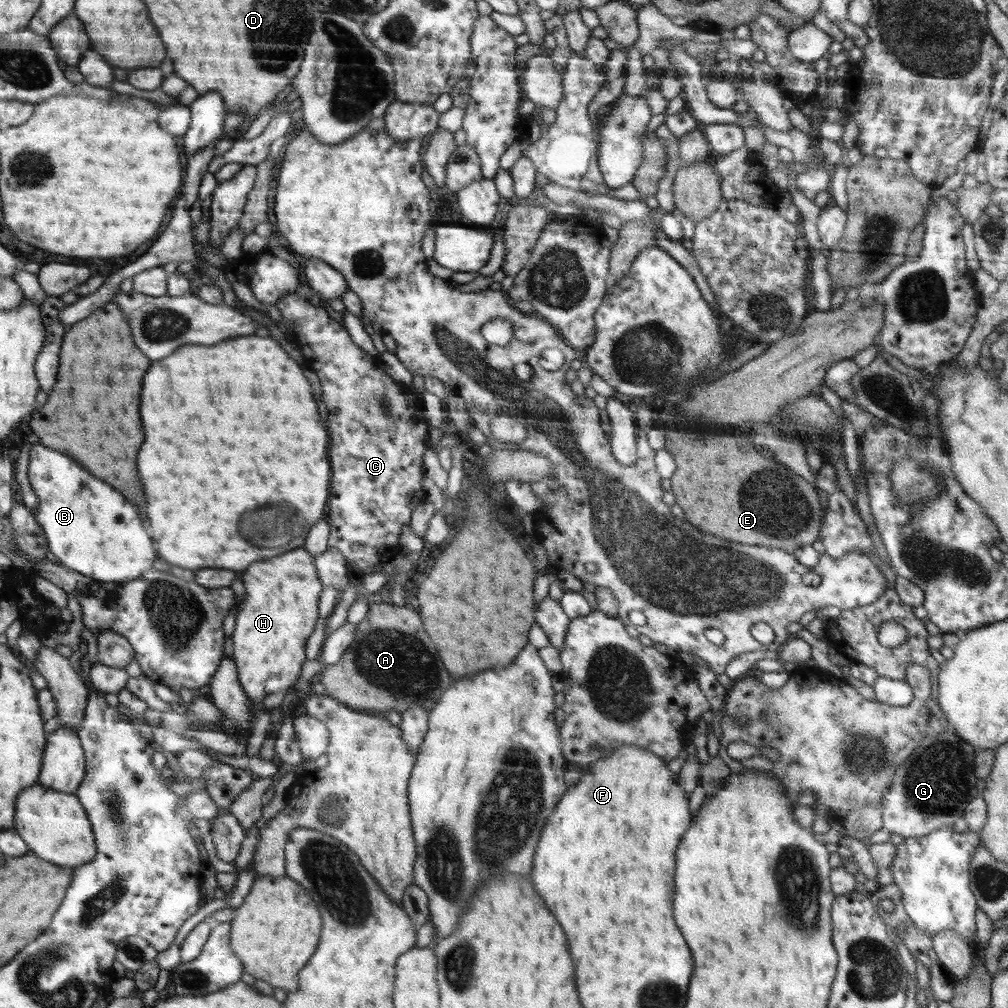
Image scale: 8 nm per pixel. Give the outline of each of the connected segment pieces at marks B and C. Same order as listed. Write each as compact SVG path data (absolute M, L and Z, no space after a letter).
M40 442L33 444L29 448L27 475L31 489L39 500L39 505L32 510L32 514L44 531L49 552L54 554L63 566L102 582L118 582L138 578L156 560L152 540L144 530L134 506L124 500L120 492L116 492L104 480L94 478L66 454L60 454L60 451L52 450Z
M289 292L283 300L279 300L277 302L277 307L282 313L284 320L287 322L286 328L290 325L289 328L295 335L295 342L298 346L302 346L304 352L308 354L308 358L310 358L310 368L318 375L324 404L326 404L326 408L328 408L328 420L330 420L330 428L328 428L328 430L330 430L330 434L334 434L334 450L330 450L330 454L334 454L334 498L330 498L330 514L328 514L326 518L330 526L327 543L328 549L338 549L338 552L344 556L344 560L346 560L348 567L355 565L356 568L360 569L360 574L365 574L366 568L370 568L370 566L374 566L374 564L379 564L380 560L390 560L390 558L396 559L399 555L404 554L402 548L388 548L388 544L398 544L398 540L400 540L400 536L402 536L402 530L410 523L410 514L412 514L412 510L414 510L420 502L424 502L424 498L426 498L426 492L424 492L424 488L422 488L422 484L420 484L422 478L424 478L422 460L424 460L424 452L428 450L428 424L426 424L426 420L424 420L424 407L420 410L420 404L418 404L420 396L412 396L410 392L408 392L408 396L406 396L406 394L402 392L403 388L400 388L400 386L386 374L386 370L382 368L378 356L370 358L369 353L364 352L362 348L358 348L358 346L350 340L350 336L348 336L344 324L338 324L337 321L332 320L332 318L328 316L328 313L324 312L324 308L316 308L316 306L309 303L308 300L304 302L304 300L294 292Z

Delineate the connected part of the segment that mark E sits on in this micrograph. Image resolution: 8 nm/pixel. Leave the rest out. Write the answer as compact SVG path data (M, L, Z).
M670 434L665 436L665 449L675 458L676 474L671 478L671 489L676 494L676 504L684 510L684 518L700 528L702 532L728 538L734 542L744 542L750 546L768 546L794 553L802 546L813 546L819 538L823 512L818 491L798 474L787 469L782 463L764 458L748 442L738 436L707 436L698 440L694 434Z

